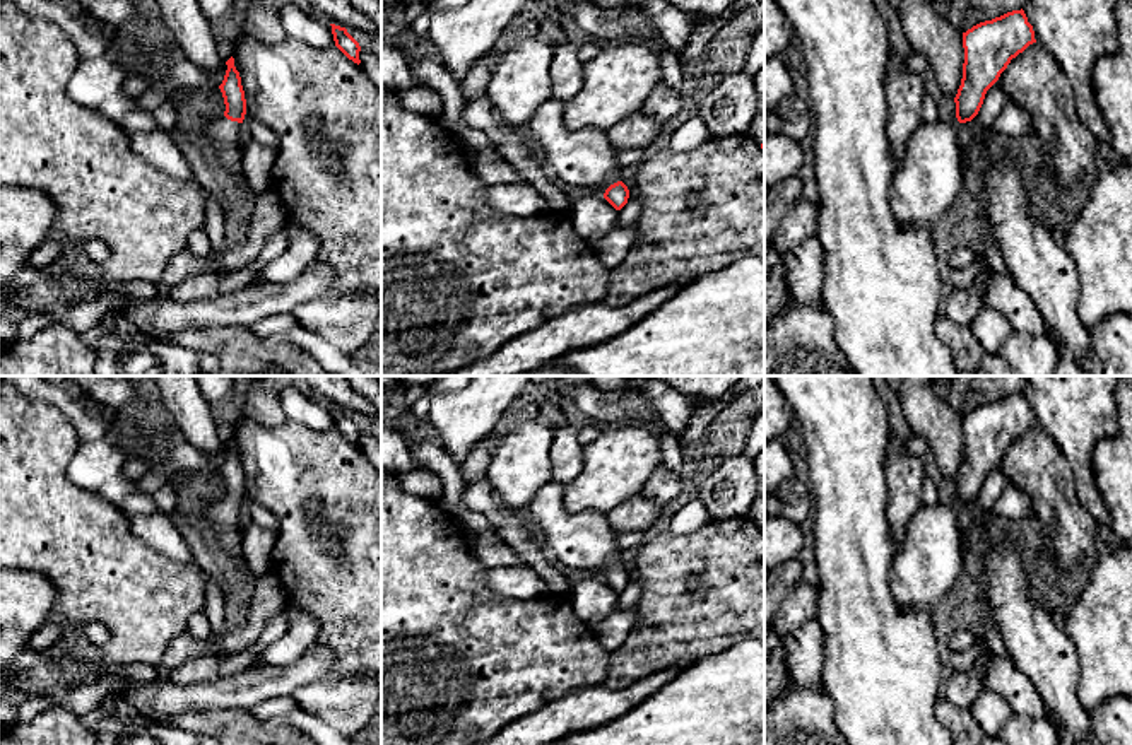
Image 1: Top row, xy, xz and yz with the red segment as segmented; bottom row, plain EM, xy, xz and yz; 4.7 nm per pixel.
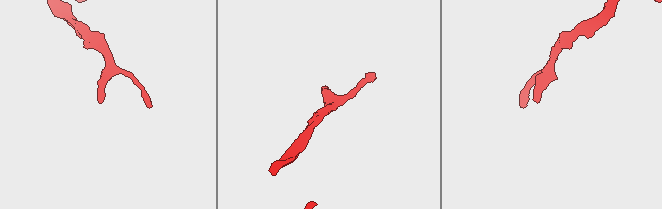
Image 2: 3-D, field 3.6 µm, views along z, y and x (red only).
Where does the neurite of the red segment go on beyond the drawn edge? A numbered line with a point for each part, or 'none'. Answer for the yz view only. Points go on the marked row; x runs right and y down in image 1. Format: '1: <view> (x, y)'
none

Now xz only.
1: xz (585, 158)

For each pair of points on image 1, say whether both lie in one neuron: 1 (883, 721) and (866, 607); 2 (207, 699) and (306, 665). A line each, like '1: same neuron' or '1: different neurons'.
1: same neuron
2: same neuron

